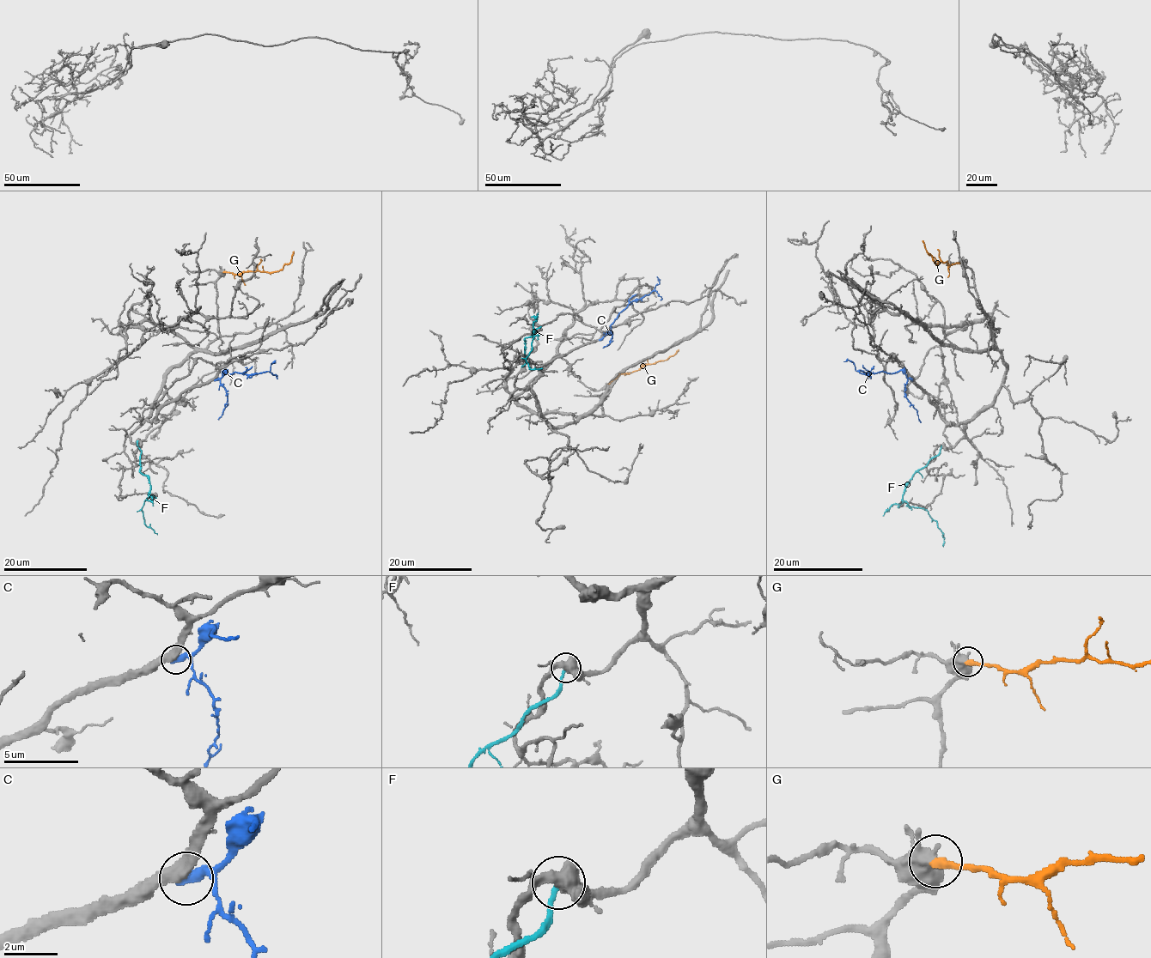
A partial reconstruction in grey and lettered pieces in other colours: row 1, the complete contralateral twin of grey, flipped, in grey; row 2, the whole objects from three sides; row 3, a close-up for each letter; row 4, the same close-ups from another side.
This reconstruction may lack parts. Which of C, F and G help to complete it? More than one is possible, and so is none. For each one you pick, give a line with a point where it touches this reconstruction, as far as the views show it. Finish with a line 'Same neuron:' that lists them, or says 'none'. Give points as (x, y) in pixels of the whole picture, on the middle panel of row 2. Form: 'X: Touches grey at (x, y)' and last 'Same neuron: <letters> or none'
G: Touches grey at (609, 384)
Same neuron: G

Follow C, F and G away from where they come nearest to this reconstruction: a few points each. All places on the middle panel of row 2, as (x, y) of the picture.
C: (600, 340), (611, 329), (612, 323), (620, 312), (633, 301), (641, 299), (654, 288), (659, 283), (657, 276)
F: (521, 366), (526, 362), (525, 338), (535, 331), (532, 350), (526, 360), (531, 369), (542, 367)
G: (609, 384), (621, 374), (660, 361), (679, 349)

